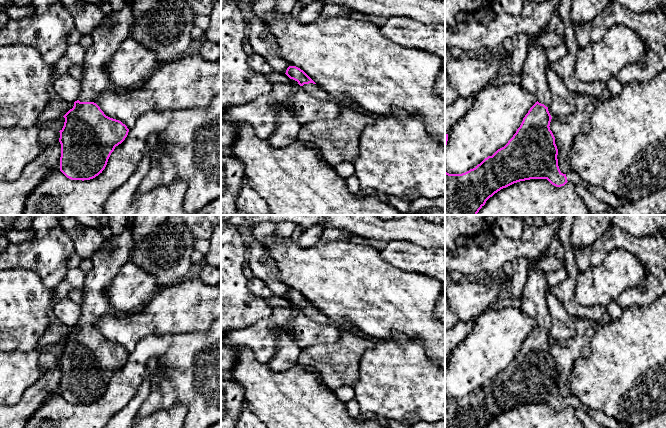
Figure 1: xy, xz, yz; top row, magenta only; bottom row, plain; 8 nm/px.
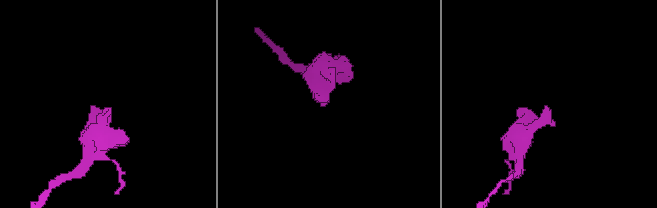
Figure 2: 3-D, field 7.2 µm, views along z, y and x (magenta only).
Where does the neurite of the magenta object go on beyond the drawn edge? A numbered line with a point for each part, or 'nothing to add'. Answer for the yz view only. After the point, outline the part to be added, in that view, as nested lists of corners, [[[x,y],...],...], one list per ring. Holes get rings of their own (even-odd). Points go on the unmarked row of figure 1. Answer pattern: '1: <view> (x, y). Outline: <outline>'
1: yz (534, 304). Outline: [[[529,269],[529,276],[520,298],[522,301],[520,309],[546,331],[549,331],[551,326],[546,300],[548,288],[545,272],[539,269]]]
2: yz (601, 418). Outline: [[[570,395],[566,398],[567,405],[575,409],[582,409],[587,413],[596,423],[604,428],[629,428],[632,427],[629,424],[622,424],[620,421],[613,417],[607,416],[604,412],[600,410],[590,410],[586,405],[584,405],[576,396]]]

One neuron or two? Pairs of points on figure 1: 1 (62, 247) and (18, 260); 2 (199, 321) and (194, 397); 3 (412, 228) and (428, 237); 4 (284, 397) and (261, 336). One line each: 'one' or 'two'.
1: one
2: two
3: one
4: two

